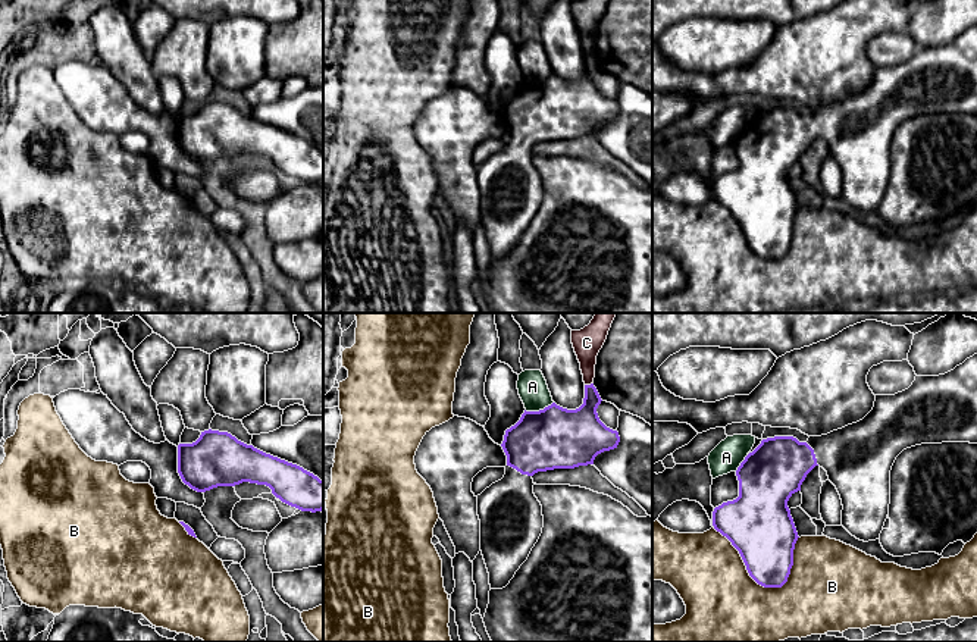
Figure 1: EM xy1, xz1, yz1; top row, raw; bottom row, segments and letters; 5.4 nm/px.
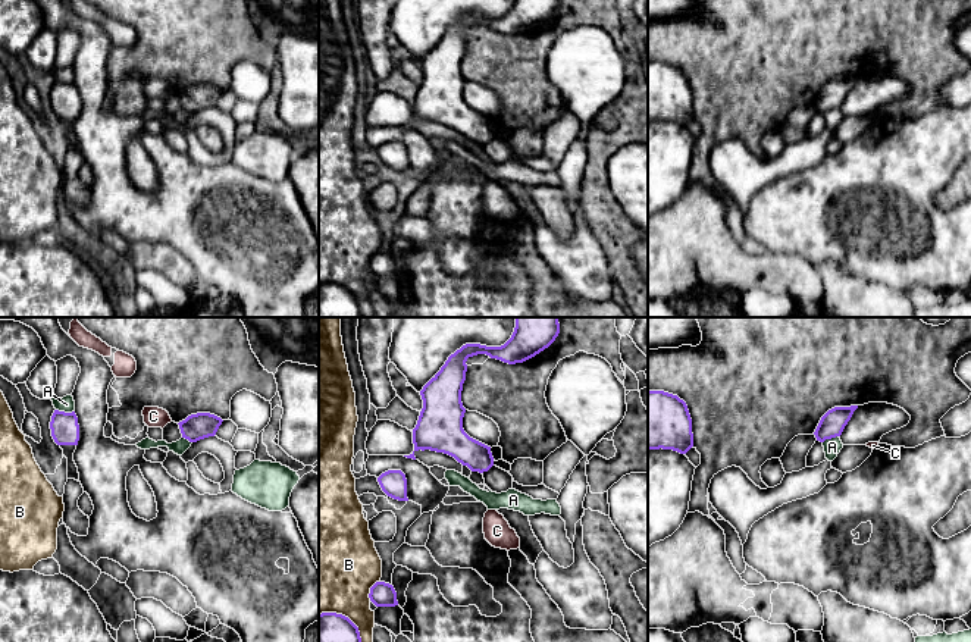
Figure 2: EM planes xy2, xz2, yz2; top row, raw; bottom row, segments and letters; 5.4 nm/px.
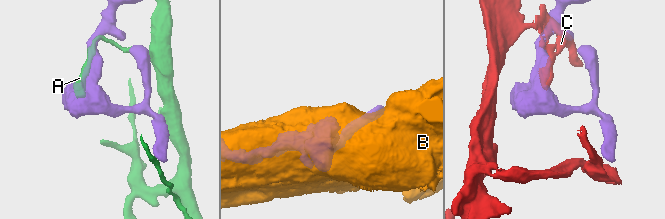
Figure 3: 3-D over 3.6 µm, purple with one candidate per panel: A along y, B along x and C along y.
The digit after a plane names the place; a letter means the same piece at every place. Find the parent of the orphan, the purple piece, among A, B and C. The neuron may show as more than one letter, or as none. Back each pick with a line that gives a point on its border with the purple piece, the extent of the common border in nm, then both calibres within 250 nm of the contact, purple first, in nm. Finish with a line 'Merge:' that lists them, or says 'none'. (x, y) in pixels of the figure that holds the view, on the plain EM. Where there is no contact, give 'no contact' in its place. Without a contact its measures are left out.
Merge: none

